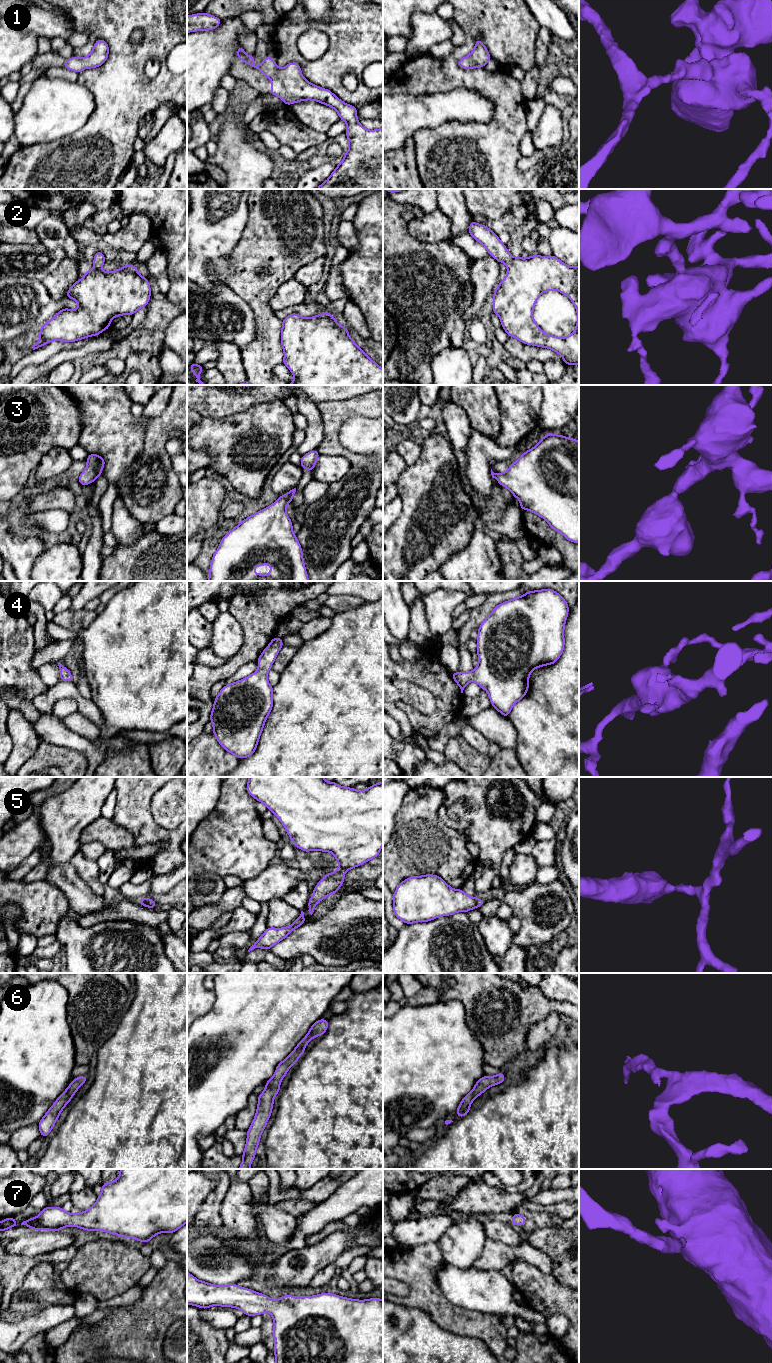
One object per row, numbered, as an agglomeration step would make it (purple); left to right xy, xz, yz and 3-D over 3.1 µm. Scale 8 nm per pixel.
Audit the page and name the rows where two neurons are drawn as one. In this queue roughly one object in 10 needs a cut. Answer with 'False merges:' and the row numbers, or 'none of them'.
False merges: none of them

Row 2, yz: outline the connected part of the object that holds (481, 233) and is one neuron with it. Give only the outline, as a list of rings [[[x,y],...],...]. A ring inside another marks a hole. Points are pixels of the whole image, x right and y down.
[[[471,221],[469,235],[481,243],[493,258],[507,265],[507,276],[499,283],[493,293],[493,308],[501,321],[502,328],[509,337],[514,337],[524,344],[551,349],[562,356],[567,365],[579,365],[579,265],[570,267],[554,255],[532,255],[528,258],[513,257],[508,252],[497,234],[485,225]],[[549,290],[565,294],[575,305],[578,321],[575,331],[566,338],[544,333],[533,318],[533,309],[539,296]]]

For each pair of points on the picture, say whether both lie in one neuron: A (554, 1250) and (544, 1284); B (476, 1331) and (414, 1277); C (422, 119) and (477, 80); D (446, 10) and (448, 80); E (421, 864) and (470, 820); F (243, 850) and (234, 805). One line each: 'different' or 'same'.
A: different
B: same
C: different
D: different
E: different
F: same

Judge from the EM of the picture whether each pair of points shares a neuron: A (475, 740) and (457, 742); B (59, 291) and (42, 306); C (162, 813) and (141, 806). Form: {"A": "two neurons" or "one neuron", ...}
{"A": "two neurons", "B": "two neurons", "C": "two neurons"}

